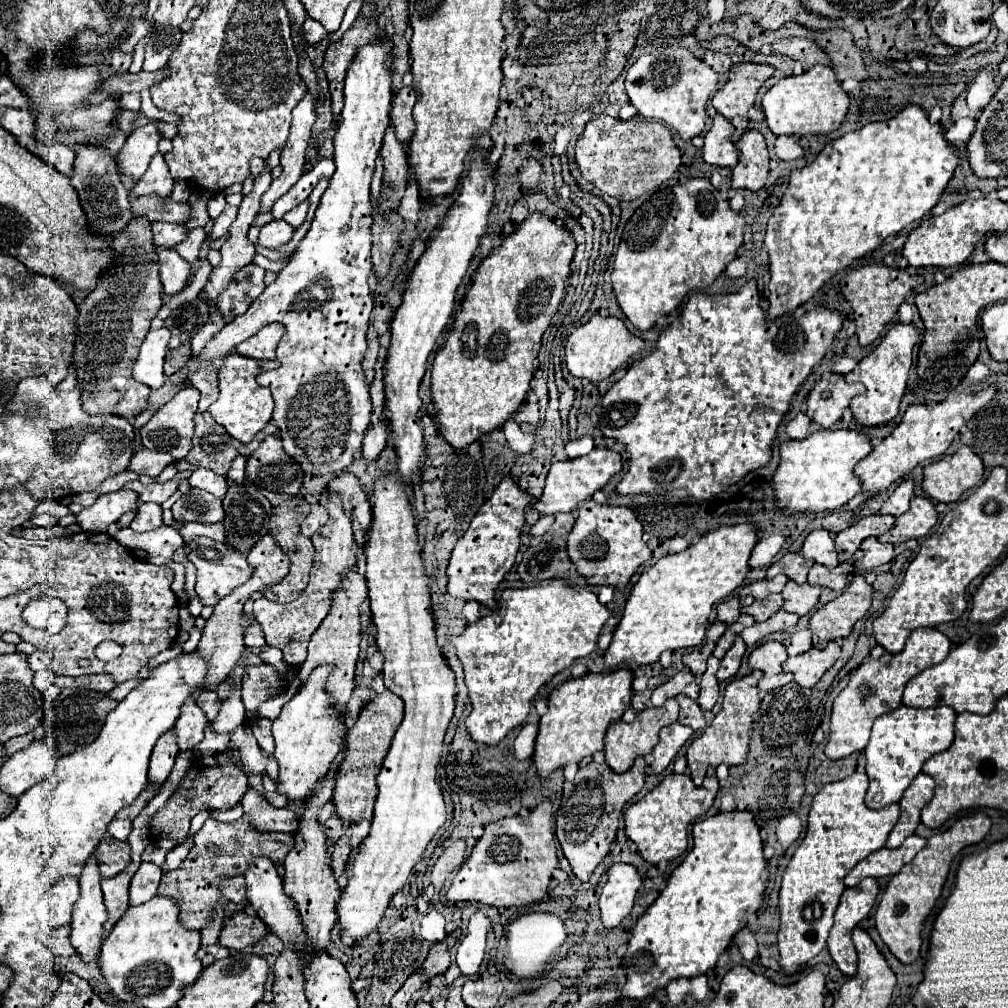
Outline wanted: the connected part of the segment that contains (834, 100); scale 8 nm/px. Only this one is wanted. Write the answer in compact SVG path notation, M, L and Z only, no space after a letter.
M817 64L807 72L803 72L801 76L781 78L773 88L767 90L761 104L767 126L775 136L781 134L809 136L809 134L829 134L837 130L847 114L849 96L837 82L833 68Z

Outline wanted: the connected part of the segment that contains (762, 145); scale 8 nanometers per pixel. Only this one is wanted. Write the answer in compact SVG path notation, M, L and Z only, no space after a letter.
M747 130L735 146L741 156L733 168L733 188L747 188L753 192L761 190L769 174L769 154L763 134Z

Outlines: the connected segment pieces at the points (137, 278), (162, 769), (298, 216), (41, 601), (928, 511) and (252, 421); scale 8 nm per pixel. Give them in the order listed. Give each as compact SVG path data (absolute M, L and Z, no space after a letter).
M133 218L127 232L115 236L113 250L119 264L115 274L103 278L101 286L87 294L79 308L73 366L83 388L83 408L89 414L117 414L133 420L145 410L151 390L133 382L131 364L139 354L153 316L161 308L163 290L153 238L149 238L149 222Z
M169 730L157 740L157 746L153 748L149 762L149 786L161 786L167 780L173 770L177 752L179 748L175 742L175 734Z
M301 202L299 206L295 206L295 208L285 216L285 220L287 220L291 226L299 226L299 224L305 220L307 210L309 210L309 202Z
M37 596L23 608L23 620L29 626L43 628L49 634L57 634L65 626L65 606L63 600L53 596Z
M913 496L911 498L911 508L901 514L895 522L895 526L879 536L879 542L889 542L889 544L901 544L911 538L923 538L931 532L931 528L937 524L937 510L935 504L929 498Z
M233 352L225 360L223 368L219 370L219 398L215 404L209 406L209 412L213 414L215 422L225 426L225 430L243 444L251 442L255 438L255 434L261 428L265 428L271 420L271 412L273 412L271 390L257 382L257 374L261 374L265 370L275 370L275 368L279 368L277 360L253 362L251 358L241 358L239 354Z

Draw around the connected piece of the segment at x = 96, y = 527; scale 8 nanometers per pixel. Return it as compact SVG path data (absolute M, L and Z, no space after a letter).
M117 490L103 494L97 498L95 504L83 508L77 514L77 524L85 532L105 532L105 528L113 522L117 522L127 510L131 510L137 502L137 494L133 490Z

